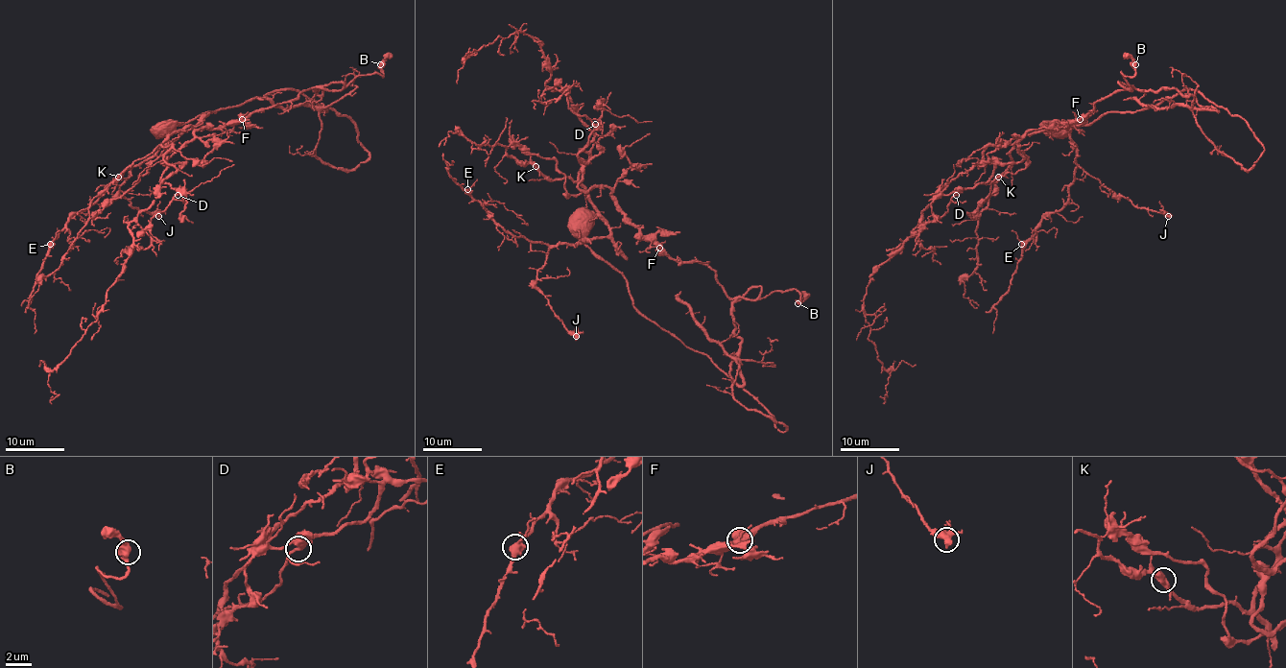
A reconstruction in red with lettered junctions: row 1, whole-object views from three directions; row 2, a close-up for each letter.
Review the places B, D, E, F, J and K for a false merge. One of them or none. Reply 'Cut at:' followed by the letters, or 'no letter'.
Cut at: no letter

